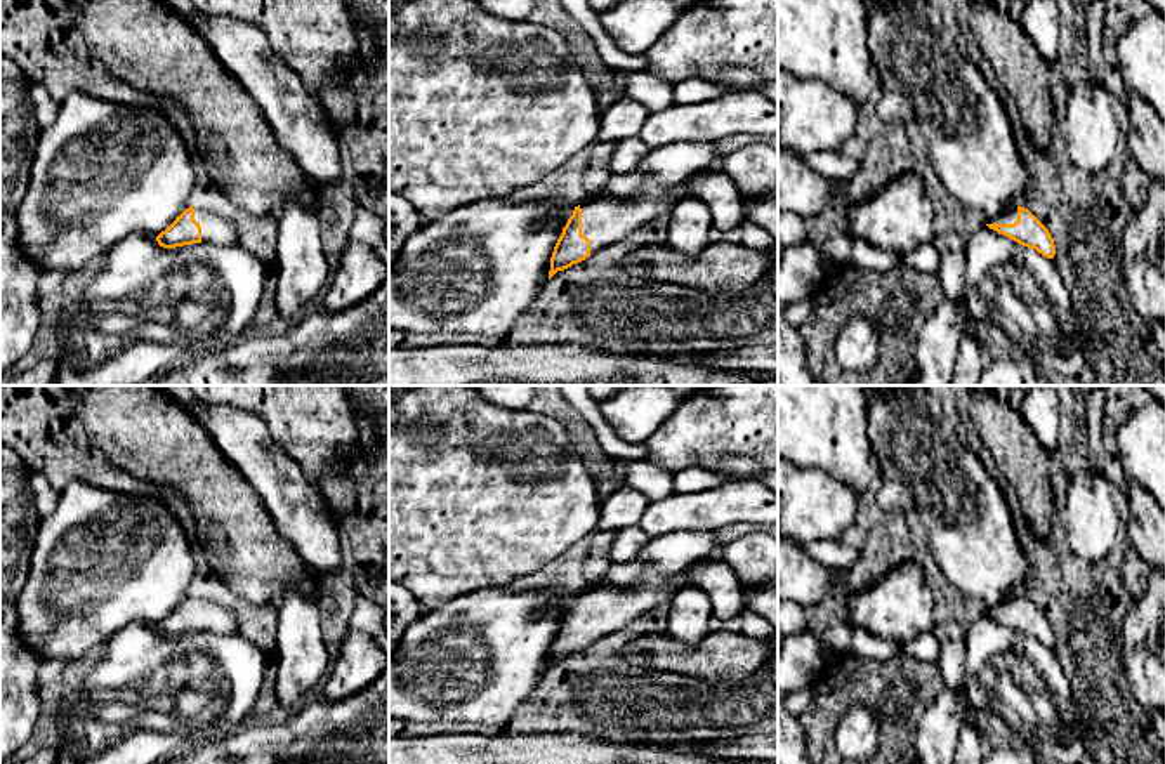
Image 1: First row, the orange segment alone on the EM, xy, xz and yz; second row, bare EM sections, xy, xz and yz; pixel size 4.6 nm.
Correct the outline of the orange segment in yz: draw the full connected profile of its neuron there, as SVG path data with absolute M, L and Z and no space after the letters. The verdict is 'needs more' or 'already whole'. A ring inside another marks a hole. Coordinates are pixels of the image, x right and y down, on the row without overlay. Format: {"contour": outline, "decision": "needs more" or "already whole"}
{"contour": "M1024 596L1005 599L988 609L986 615L1023 636L1035 637L1047 648L1056 644L1056 634L1049 618Z", "decision": "needs more"}

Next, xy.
{"contour": "M191 594L156 625L163 637L175 637L193 632L227 636L236 632L238 620L231 608L208 599L203 594Z", "decision": "needs more"}

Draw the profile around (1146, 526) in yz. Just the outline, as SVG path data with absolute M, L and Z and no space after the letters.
M1127 481L1130 547L1153 570L1165 573L1165 512L1156 498L1137 481Z

